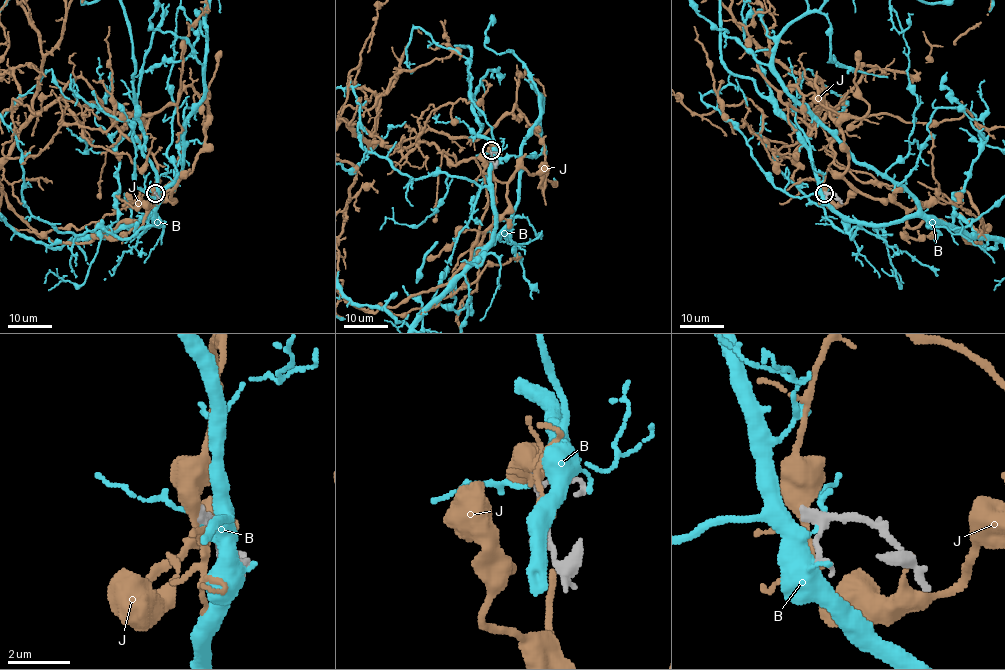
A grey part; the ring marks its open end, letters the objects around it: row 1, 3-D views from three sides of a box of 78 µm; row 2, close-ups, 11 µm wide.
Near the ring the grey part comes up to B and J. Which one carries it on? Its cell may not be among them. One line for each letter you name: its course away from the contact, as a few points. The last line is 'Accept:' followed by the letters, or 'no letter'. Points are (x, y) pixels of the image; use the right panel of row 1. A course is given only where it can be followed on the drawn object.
Accept: no letter

